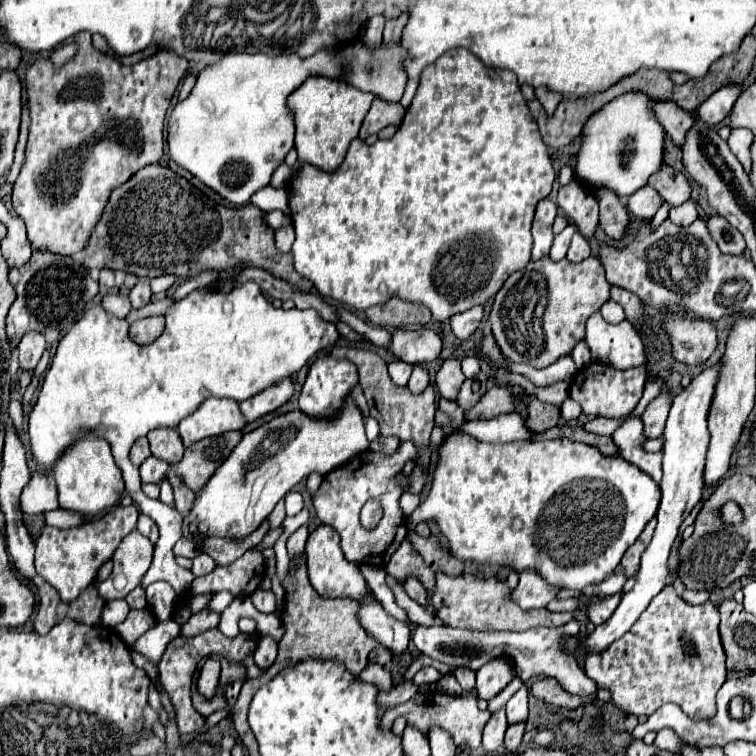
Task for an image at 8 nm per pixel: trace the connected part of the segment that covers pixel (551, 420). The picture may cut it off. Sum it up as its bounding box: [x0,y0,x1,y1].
[528,398,560,432]

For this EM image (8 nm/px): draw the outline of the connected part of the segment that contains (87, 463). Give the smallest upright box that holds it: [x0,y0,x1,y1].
[54,434,124,518]

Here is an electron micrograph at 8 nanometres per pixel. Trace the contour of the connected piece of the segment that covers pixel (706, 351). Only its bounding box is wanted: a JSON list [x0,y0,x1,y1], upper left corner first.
[664,316,716,366]

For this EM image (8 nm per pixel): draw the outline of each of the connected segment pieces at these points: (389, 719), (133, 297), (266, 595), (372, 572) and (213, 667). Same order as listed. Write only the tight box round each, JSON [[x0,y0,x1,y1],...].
[[380,692,490,750],[130,282,150,308],[250,588,276,612],[360,564,406,620],[198,658,220,698]]

